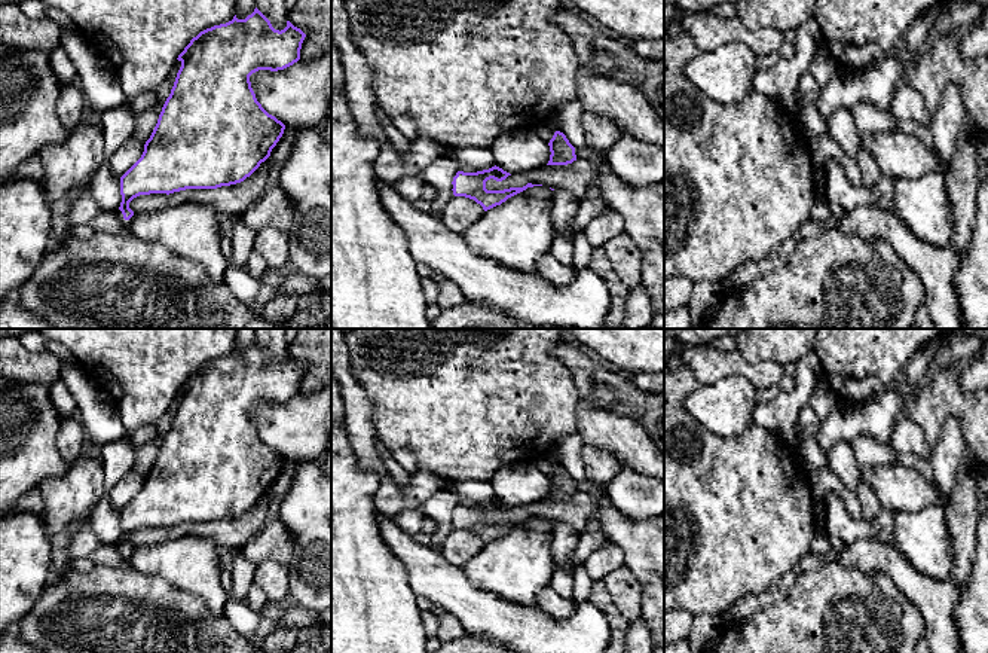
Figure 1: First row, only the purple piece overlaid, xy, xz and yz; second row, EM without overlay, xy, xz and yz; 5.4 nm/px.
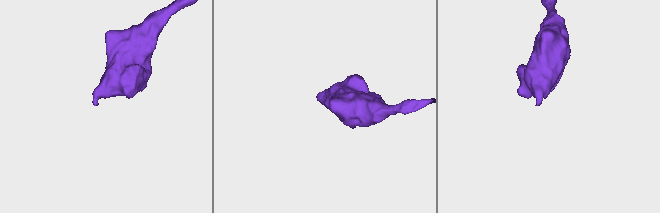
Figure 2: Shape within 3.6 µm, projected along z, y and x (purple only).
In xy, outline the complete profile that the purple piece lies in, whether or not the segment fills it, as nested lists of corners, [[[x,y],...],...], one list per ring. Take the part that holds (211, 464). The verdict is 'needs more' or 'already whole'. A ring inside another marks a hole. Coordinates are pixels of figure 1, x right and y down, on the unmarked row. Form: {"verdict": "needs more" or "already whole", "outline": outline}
{"verdict": "needs more", "outline": [[[256,341],[245,353],[214,358],[201,364],[178,388],[181,400],[166,431],[157,457],[144,477],[141,491],[120,510],[122,535],[117,546],[120,556],[129,562],[134,544],[129,535],[140,528],[174,527],[186,522],[217,522],[244,515],[261,495],[284,467],[285,458],[269,448],[257,434],[250,409],[259,403],[284,403],[300,393],[306,367],[287,354],[284,363],[275,363],[270,354]]]}

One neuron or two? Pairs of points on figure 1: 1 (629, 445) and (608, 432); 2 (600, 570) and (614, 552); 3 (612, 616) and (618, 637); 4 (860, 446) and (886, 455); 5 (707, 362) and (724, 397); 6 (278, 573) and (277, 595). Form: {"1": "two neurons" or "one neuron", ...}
{"1": "one neuron", "2": "one neuron", "3": "one neuron", "4": "one neuron", "5": "two neurons", "6": "one neuron"}

